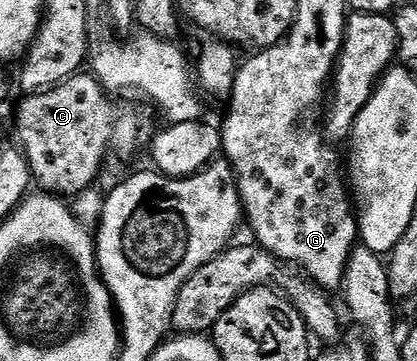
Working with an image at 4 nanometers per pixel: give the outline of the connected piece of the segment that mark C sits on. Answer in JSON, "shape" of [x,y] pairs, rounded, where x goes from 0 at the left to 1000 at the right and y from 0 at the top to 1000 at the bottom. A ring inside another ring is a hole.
{"shape":[[[185,205],[170,211],[165,222],[153,222],[139,238],[127,244],[113,244],[108,255],[82,255],[55,269],[58,280],[38,299],[38,388],[50,421],[58,424],[62,449],[67,452],[67,468],[77,474],[79,501],[89,512],[98,510],[103,529],[115,537],[132,537],[146,548],[165,548],[163,543],[182,543],[189,532],[201,532],[221,507],[230,499],[230,485],[240,476],[240,452],[259,432],[259,388],[281,410],[288,421],[317,421],[336,396],[362,391],[369,377],[369,357],[365,360],[365,343],[345,321],[333,321],[326,310],[305,310],[288,288],[276,288],[271,269],[261,263],[247,235],[237,230],[228,211],[218,205]]]}

